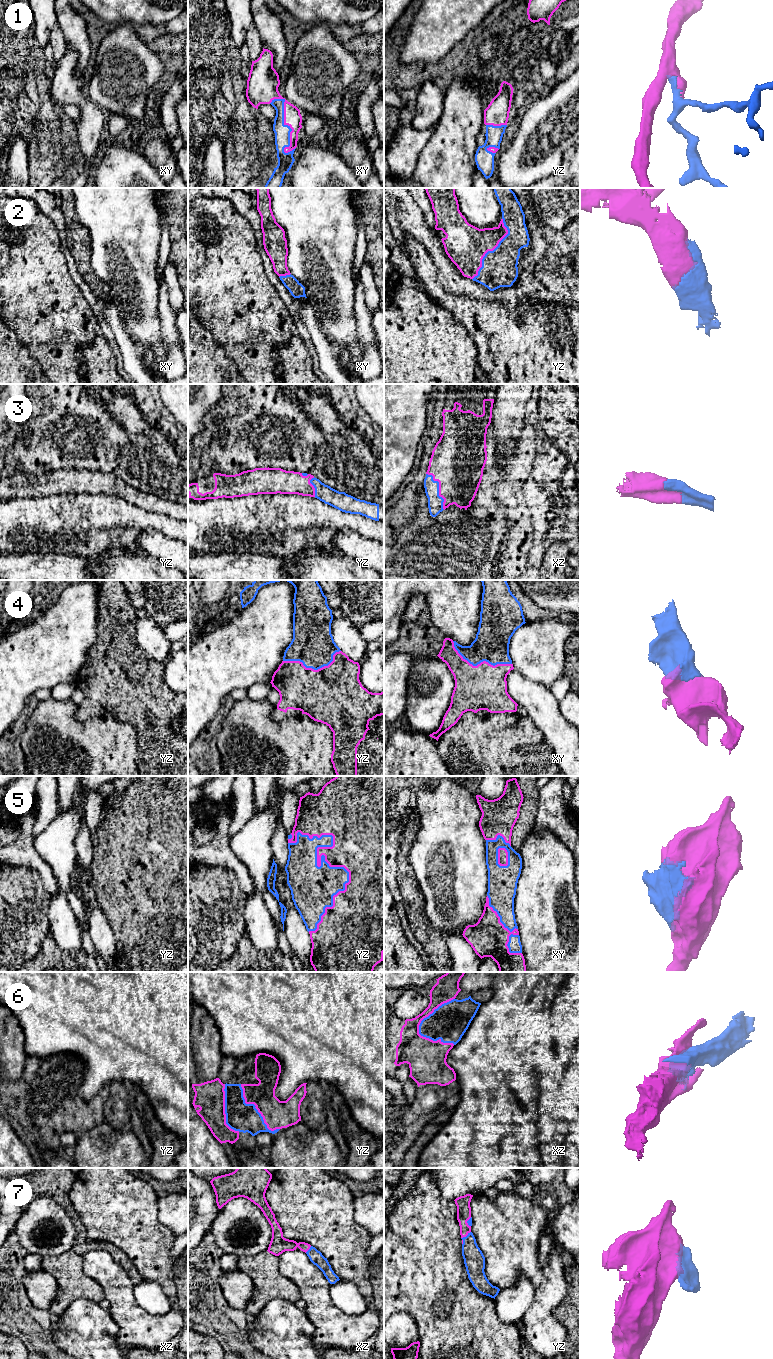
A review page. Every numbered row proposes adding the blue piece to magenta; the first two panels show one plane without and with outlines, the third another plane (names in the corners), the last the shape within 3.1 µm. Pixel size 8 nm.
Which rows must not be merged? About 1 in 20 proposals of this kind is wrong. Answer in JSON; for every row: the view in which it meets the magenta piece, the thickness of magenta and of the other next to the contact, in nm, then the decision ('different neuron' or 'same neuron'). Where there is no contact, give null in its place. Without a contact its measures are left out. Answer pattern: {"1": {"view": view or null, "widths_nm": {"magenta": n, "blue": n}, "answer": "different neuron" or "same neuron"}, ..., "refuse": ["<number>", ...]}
{"1": {"view": "xy", "widths_nm": {"magenta": 140, "blue": 130}, "answer": "same neuron"}, "2": {"view": "yz", "widths_nm": {"magenta": 340, "blue": 280}, "answer": "same neuron"}, "3": {"view": "xz", "widths_nm": {"magenta": 420, "blue": 130}, "answer": "same neuron"}, "4": {"view": "xy", "widths_nm": {"magenta": 360, "blue": 280}, "answer": "same neuron"}, "5": {"view": "yz", "widths_nm": {"magenta": 340, "blue": 360}, "answer": "same neuron"}, "6": {"view": "xz", "widths_nm": {"magenta": 190, "blue": 300}, "answer": "same neuron"}, "7": {"view": "yz", "widths_nm": {"magenta": 110, "blue": 170}, "answer": "same neuron"}, "refuse": []}

